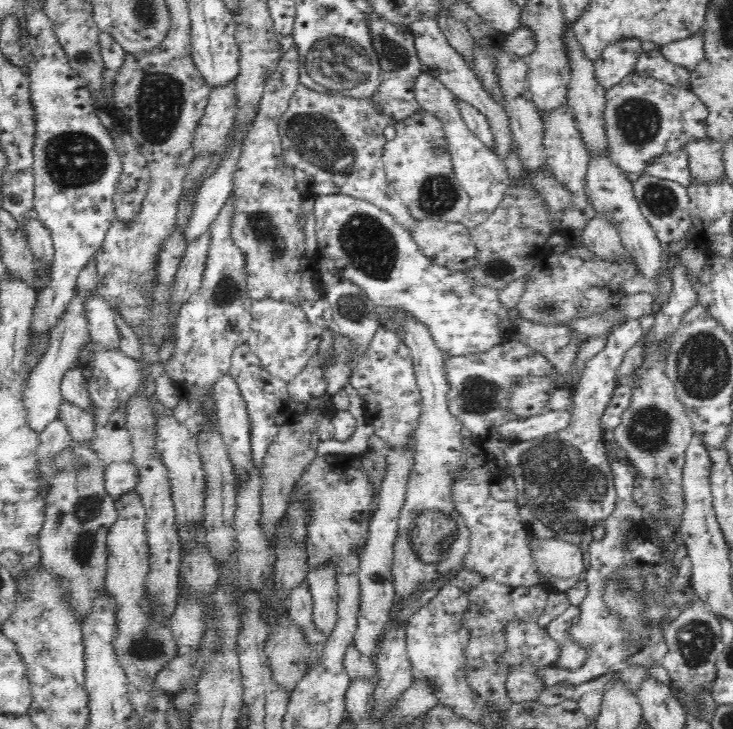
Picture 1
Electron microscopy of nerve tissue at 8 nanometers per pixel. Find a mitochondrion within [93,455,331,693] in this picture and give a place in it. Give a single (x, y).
(144, 648)

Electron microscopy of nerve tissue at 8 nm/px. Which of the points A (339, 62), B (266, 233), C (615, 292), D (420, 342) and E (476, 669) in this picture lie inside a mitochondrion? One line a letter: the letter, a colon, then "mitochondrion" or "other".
A: mitochondrion
B: mitochondrion
C: other
D: other
E: other

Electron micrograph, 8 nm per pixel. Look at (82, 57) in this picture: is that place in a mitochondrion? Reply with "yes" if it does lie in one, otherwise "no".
no

